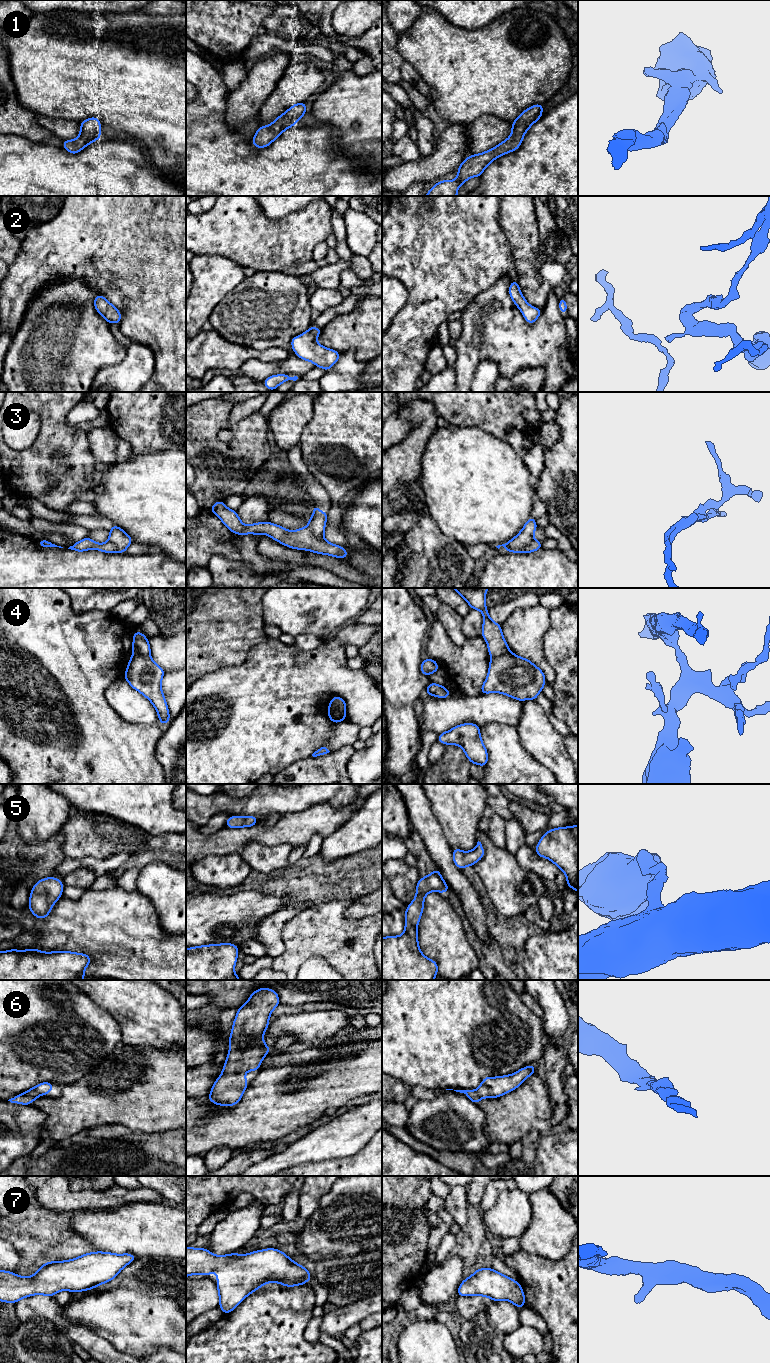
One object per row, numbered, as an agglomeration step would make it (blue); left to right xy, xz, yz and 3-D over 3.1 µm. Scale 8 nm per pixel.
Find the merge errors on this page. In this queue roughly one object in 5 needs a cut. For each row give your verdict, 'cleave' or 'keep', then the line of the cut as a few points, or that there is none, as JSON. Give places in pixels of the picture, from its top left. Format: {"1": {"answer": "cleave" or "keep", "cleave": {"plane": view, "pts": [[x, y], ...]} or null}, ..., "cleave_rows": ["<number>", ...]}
{"1": {"answer": "keep", "cleave": null}, "2": {"answer": "keep", "cleave": null}, "3": {"answer": "cleave", "cleave": {"plane": "xz", "pts": [[307, 526], [314, 536], [323, 539]]}}, "4": {"answer": "cleave", "cleave": {"plane": "yz", "pts": [[509, 651], [492, 658]]}}, "5": {"answer": "keep", "cleave": null}, "6": {"answer": "keep", "cleave": null}, "7": {"answer": "keep", "cleave": null}, "cleave_rows": ["3", "4"]}

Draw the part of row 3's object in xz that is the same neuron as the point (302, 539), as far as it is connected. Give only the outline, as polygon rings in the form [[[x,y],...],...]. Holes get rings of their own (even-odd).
[[[223,500],[215,502],[210,508],[210,511],[218,516],[222,523],[235,534],[265,534],[292,549],[308,550],[340,559],[348,557],[348,551],[346,551],[345,548],[329,543],[324,539],[314,537],[308,526],[289,531],[284,527],[271,522],[259,522],[244,525],[240,520],[237,511],[227,508]]]

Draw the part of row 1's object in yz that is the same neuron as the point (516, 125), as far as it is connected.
[[[535,104],[523,111],[511,123],[512,132],[508,139],[481,154],[468,156],[457,168],[458,176],[455,180],[439,181],[425,196],[457,196],[461,184],[465,184],[471,177],[480,177],[492,161],[520,147],[525,133],[543,116],[543,106],[543,104]]]

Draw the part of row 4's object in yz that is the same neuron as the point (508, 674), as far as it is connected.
[[[508,652],[490,660],[480,693],[496,692],[522,702],[526,699],[536,701],[545,682],[546,678],[539,667],[528,659]]]

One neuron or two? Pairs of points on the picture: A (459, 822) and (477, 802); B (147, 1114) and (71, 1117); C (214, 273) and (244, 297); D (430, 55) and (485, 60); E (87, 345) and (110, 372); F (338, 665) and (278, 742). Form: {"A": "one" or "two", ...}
{"A": "one", "B": "one", "C": "two", "D": "one", "E": "two", "F": "one"}

